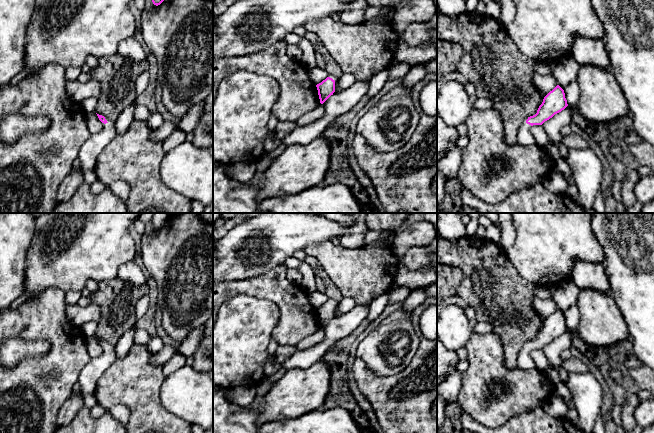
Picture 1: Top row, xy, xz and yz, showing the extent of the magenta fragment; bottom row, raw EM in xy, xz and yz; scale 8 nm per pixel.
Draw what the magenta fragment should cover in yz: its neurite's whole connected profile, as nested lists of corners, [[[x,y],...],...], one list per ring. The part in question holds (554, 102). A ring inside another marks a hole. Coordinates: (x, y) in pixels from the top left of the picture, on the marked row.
[[[557,85],[543,99],[537,113],[528,117],[526,123],[521,125],[517,134],[517,143],[519,145],[529,146],[537,145],[531,135],[530,128],[533,125],[542,125],[545,121],[552,118],[555,114],[561,112],[568,106],[564,90]]]

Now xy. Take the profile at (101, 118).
[[[97,114],[97,116],[104,126],[99,134],[91,135],[80,149],[78,159],[81,162],[83,172],[95,168],[102,150],[117,136],[114,124],[108,123],[102,115]]]

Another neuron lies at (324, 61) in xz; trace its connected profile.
[[[307,32],[305,38],[312,44],[314,48],[316,66],[324,70],[333,80],[338,80],[343,75],[342,69],[328,53],[319,37],[314,33]]]

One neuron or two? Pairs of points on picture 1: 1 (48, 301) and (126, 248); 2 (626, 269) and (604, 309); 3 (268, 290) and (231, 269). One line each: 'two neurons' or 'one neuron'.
1: two neurons
2: two neurons
3: two neurons

